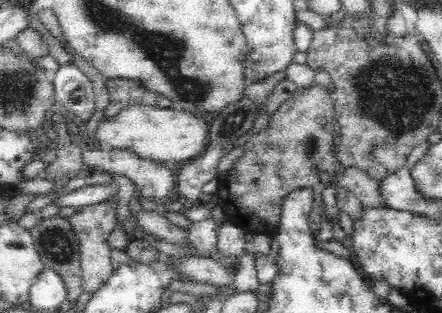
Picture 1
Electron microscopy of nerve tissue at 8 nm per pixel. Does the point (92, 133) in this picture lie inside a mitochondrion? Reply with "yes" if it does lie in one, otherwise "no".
no

